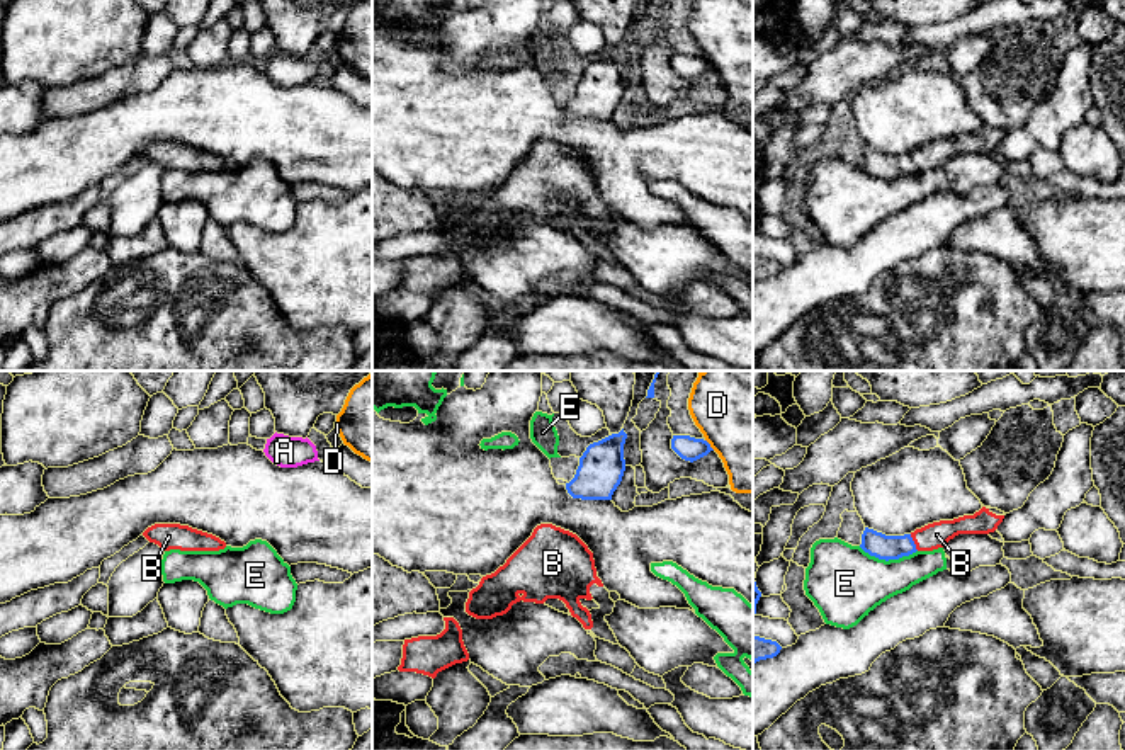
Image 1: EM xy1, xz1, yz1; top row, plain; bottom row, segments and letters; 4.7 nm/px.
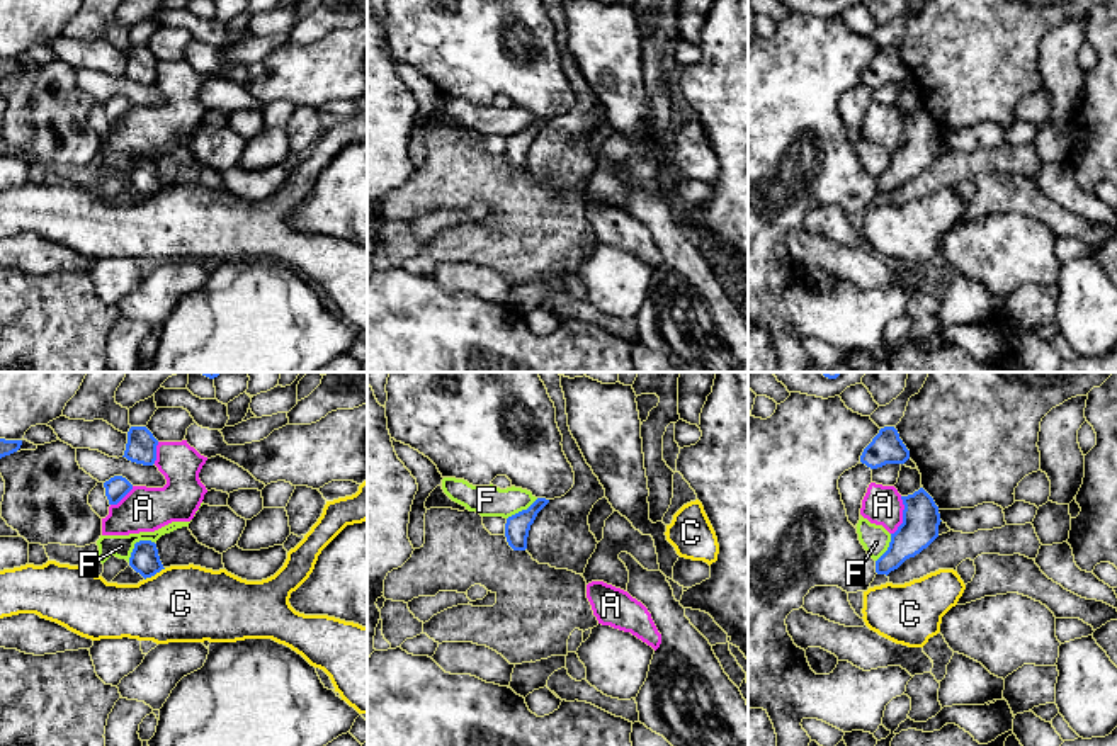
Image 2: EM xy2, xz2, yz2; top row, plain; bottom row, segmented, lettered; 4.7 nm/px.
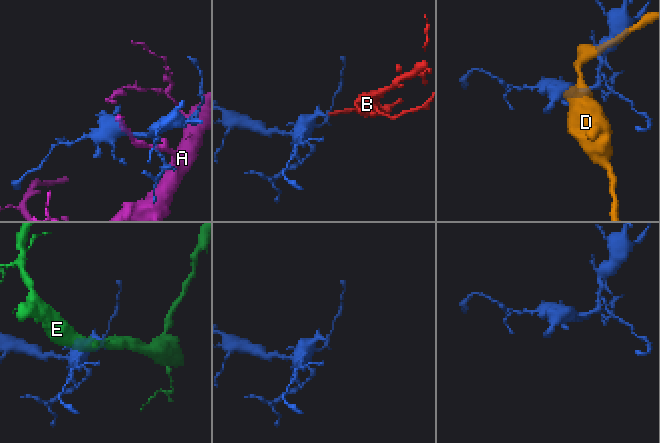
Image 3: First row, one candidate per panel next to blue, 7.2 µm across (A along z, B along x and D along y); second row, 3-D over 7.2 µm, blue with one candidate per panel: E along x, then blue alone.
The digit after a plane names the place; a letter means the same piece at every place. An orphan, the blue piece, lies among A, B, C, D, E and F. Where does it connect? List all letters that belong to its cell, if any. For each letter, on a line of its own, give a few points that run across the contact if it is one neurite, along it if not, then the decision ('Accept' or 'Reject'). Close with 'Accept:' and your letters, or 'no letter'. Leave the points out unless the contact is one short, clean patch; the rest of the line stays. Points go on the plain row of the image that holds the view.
A: Reject
B: Line: yz1 (877, 164), (913, 162), (937, 153). Accept
C: Reject
D: Reject
E: Reject
F: Line: xy2 (153, 160), (138, 160), (128, 180). Reject
Accept: B

